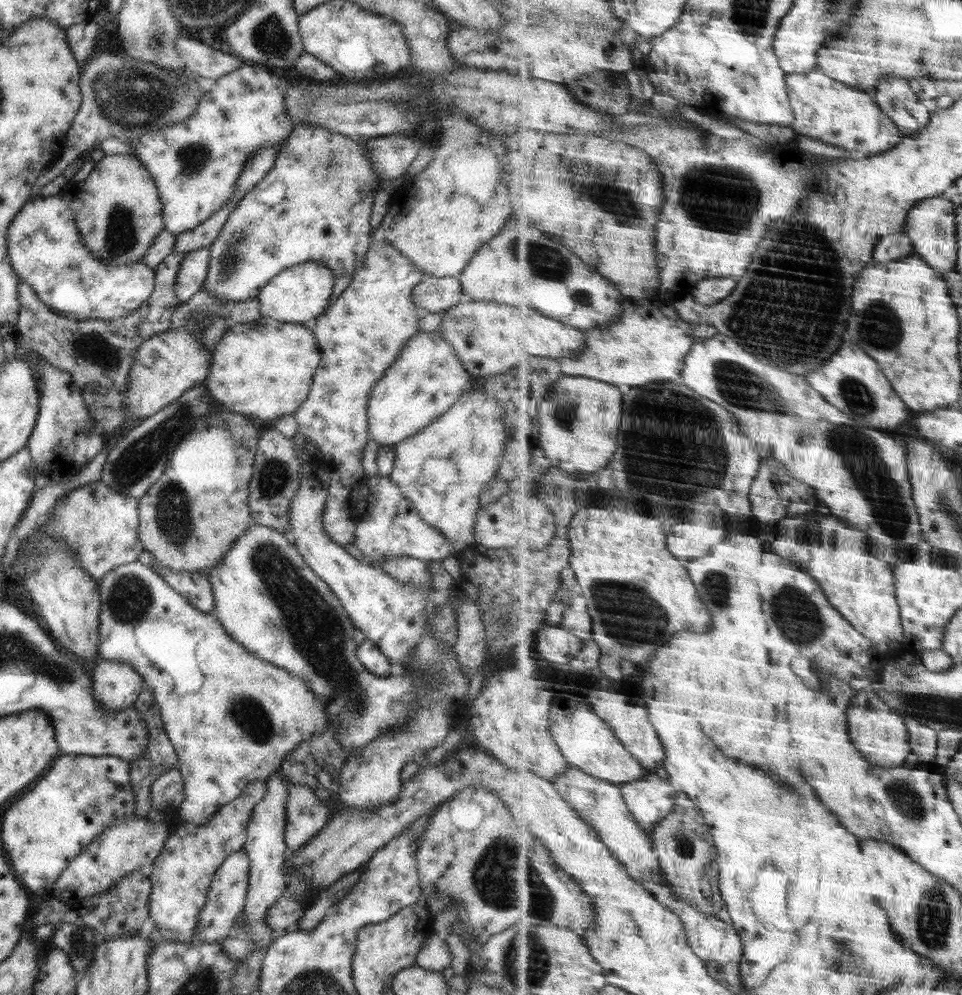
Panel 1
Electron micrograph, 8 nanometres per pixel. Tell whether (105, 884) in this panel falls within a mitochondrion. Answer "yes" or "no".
no

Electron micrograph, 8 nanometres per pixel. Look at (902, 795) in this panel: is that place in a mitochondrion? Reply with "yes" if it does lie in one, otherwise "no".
yes

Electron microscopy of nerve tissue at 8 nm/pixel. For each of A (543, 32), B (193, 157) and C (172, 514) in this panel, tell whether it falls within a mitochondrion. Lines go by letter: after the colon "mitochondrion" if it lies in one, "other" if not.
A: other
B: mitochondrion
C: mitochondrion

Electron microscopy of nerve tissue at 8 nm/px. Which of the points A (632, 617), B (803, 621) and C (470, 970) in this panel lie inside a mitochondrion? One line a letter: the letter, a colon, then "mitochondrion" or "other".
A: mitochondrion
B: mitochondrion
C: other

